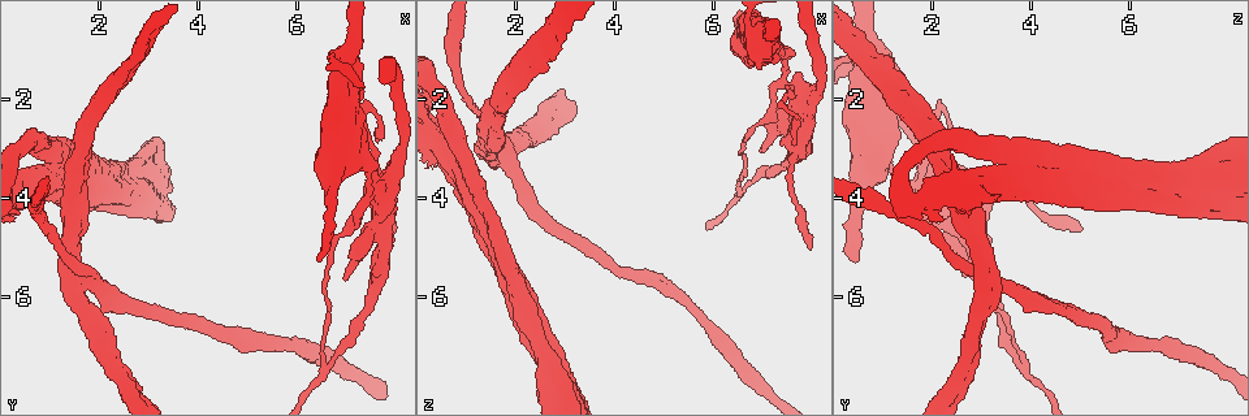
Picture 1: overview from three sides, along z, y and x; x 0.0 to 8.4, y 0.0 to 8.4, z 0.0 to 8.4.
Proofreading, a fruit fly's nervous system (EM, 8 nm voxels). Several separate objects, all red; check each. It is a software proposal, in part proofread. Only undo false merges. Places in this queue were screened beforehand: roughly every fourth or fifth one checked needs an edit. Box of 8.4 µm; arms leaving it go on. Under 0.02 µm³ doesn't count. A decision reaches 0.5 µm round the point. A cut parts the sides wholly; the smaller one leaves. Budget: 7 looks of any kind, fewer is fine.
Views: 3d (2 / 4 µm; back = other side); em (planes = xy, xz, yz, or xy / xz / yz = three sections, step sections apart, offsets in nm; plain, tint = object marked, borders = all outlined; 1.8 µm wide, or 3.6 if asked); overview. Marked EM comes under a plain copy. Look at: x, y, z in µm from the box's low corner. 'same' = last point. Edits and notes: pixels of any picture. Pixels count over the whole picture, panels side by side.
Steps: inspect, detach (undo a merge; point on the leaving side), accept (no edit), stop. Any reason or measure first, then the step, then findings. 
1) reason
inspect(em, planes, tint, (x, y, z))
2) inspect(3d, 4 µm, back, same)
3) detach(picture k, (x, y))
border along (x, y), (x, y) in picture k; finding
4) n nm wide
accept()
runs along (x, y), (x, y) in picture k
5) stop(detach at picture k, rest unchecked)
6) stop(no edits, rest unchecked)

inspect(em, yz, step 4, tint, (2.55, 1.40, 0.85))

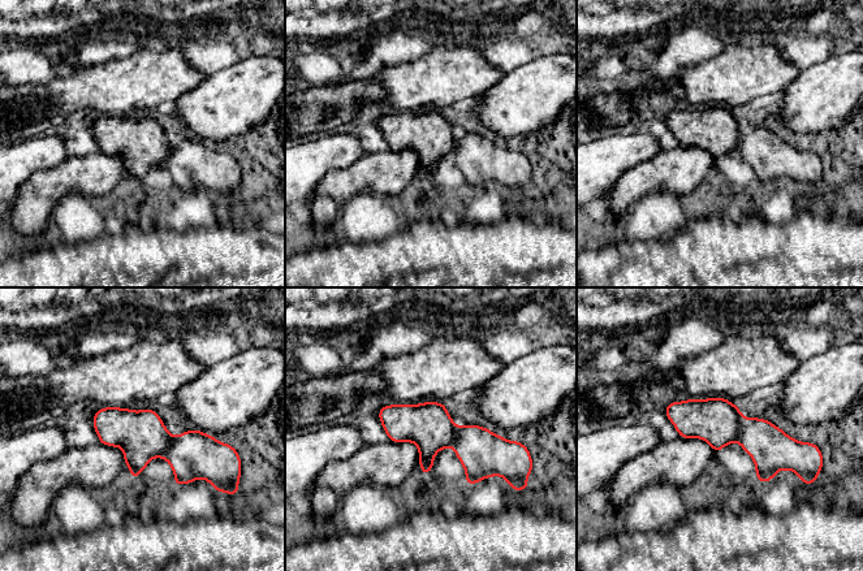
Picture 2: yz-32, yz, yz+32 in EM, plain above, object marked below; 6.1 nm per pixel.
cut it another way
inspect(em, planes, tint, same)

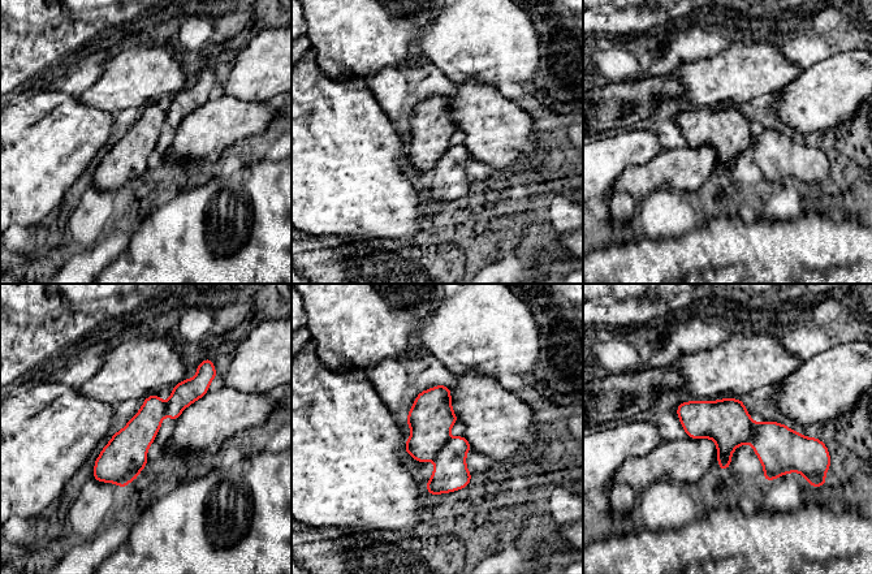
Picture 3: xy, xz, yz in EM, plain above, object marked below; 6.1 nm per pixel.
accept()
runs along (206, 380), (164, 408), (96, 475) in picture 3; continuous, no second cell

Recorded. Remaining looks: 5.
abrupt turn
inspect(3d, 4 µm, (1.45, 5.60, 3.10))

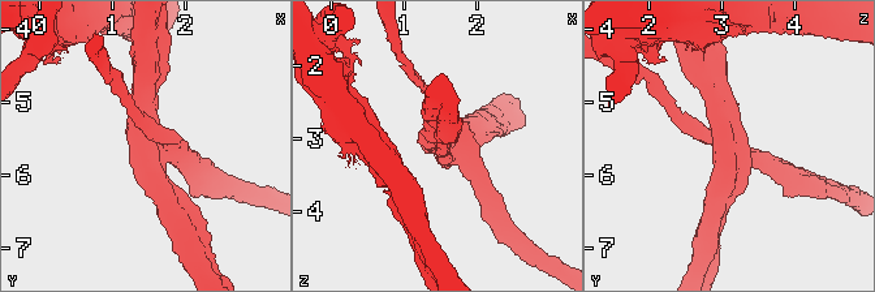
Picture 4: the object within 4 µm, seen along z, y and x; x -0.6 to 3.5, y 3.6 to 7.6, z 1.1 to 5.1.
inspect(em, planes, borders, (1.50, 5.60, 3.10))

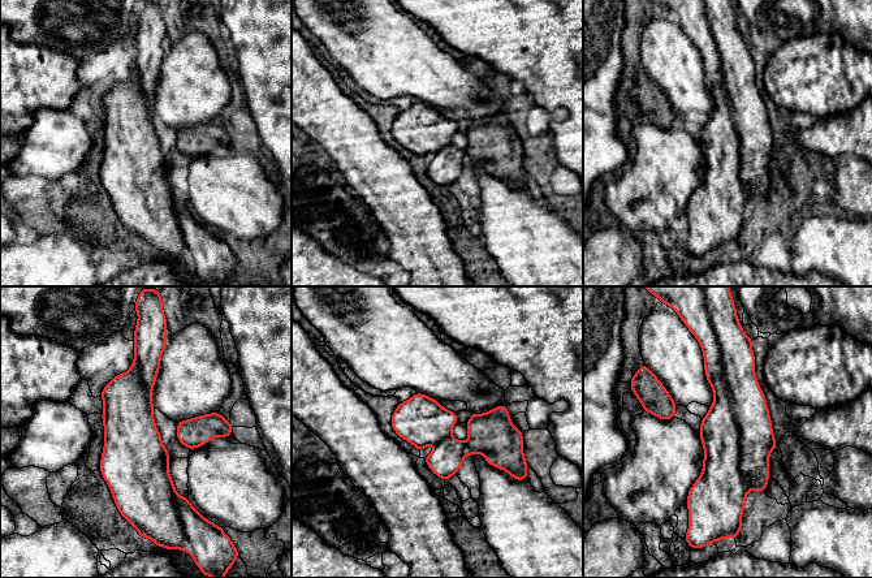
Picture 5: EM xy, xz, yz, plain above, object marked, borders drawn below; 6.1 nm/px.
300 nm wide
detach(picture 5, (490, 434))
border along (465, 443), (467, 452) in picture 5; a second cell is stuck on

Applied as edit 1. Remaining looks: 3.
arms part here
inspect(em, yz, step 4, tint, (7.00, 1.15, 0.70))

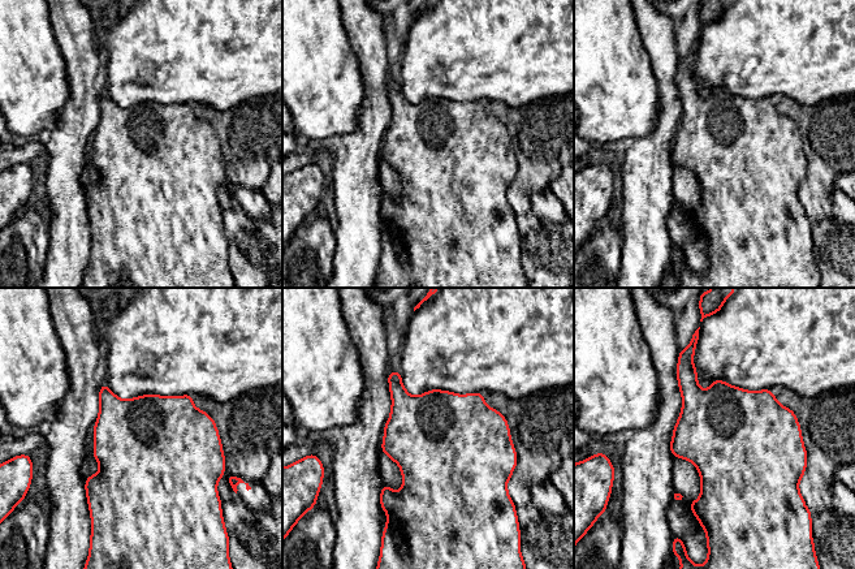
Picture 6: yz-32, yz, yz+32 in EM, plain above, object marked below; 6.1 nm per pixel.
another direction
inspect(em, planes, borders, same)

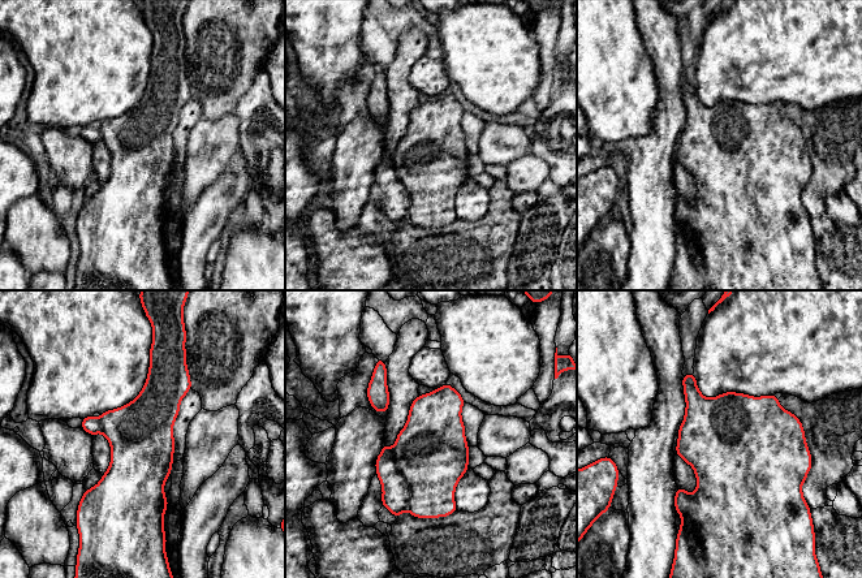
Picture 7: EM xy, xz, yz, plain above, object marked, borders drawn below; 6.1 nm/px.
detach(picture 7, (395, 497))
border along (391, 449), (408, 486), (408, 509) in picture 7; a second cell is stuck on

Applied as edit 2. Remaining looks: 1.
stop(detach at picture 5, detach at picture 7, rest unchecked)

